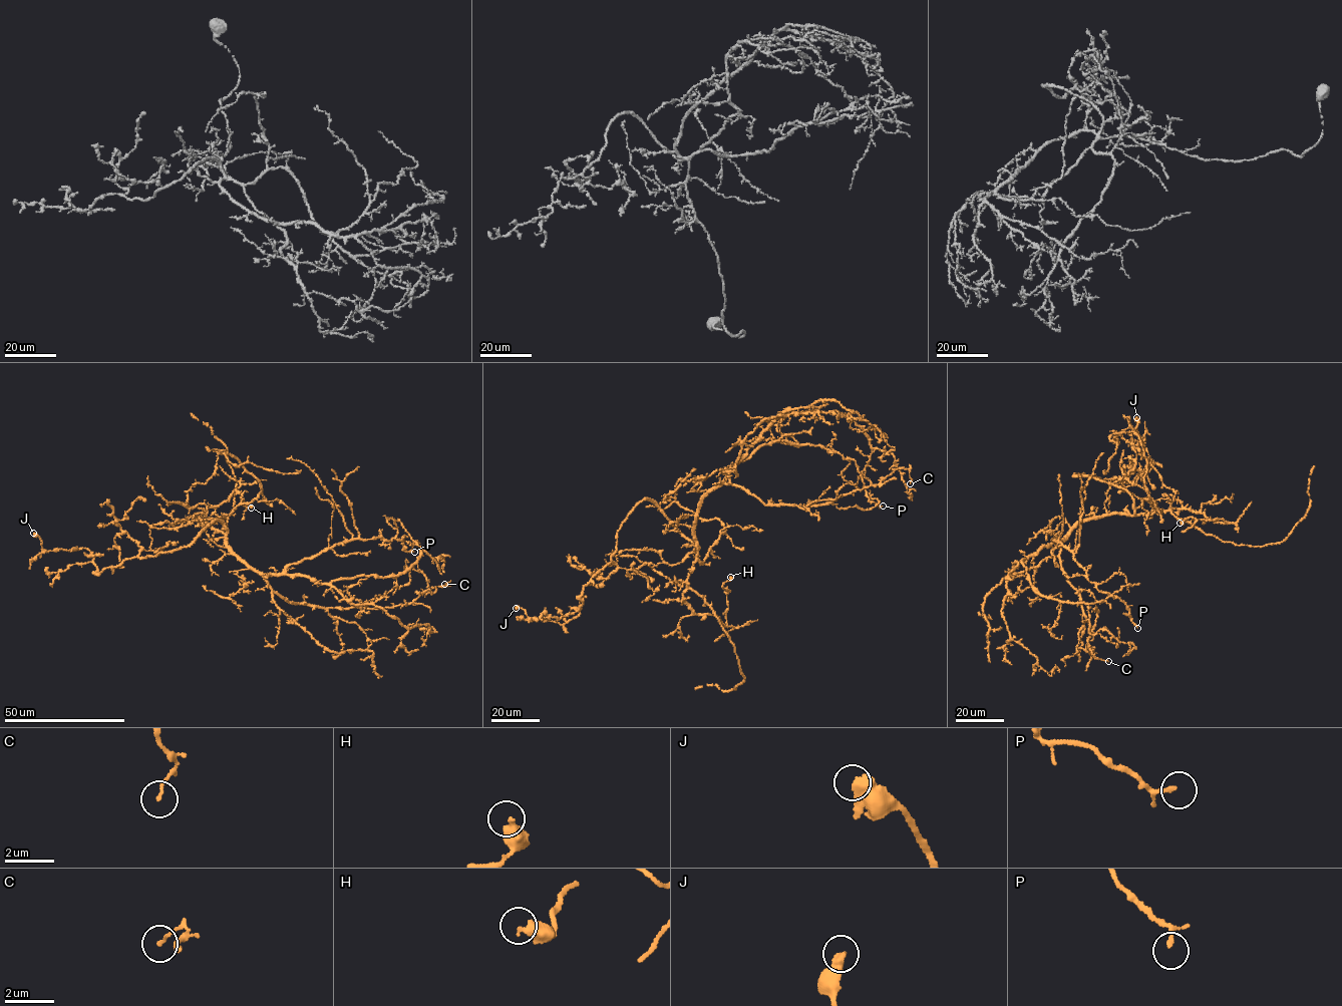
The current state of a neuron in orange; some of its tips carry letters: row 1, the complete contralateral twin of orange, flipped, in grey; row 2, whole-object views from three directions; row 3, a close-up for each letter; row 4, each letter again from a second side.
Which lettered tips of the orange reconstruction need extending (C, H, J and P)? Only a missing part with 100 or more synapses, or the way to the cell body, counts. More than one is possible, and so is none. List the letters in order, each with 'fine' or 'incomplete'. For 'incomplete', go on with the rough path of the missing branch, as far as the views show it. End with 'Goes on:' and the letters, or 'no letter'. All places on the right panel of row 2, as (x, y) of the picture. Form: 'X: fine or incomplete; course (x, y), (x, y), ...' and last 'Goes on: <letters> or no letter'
C: fine
H: fine
J: fine
P: fine
Goes on: no letter

